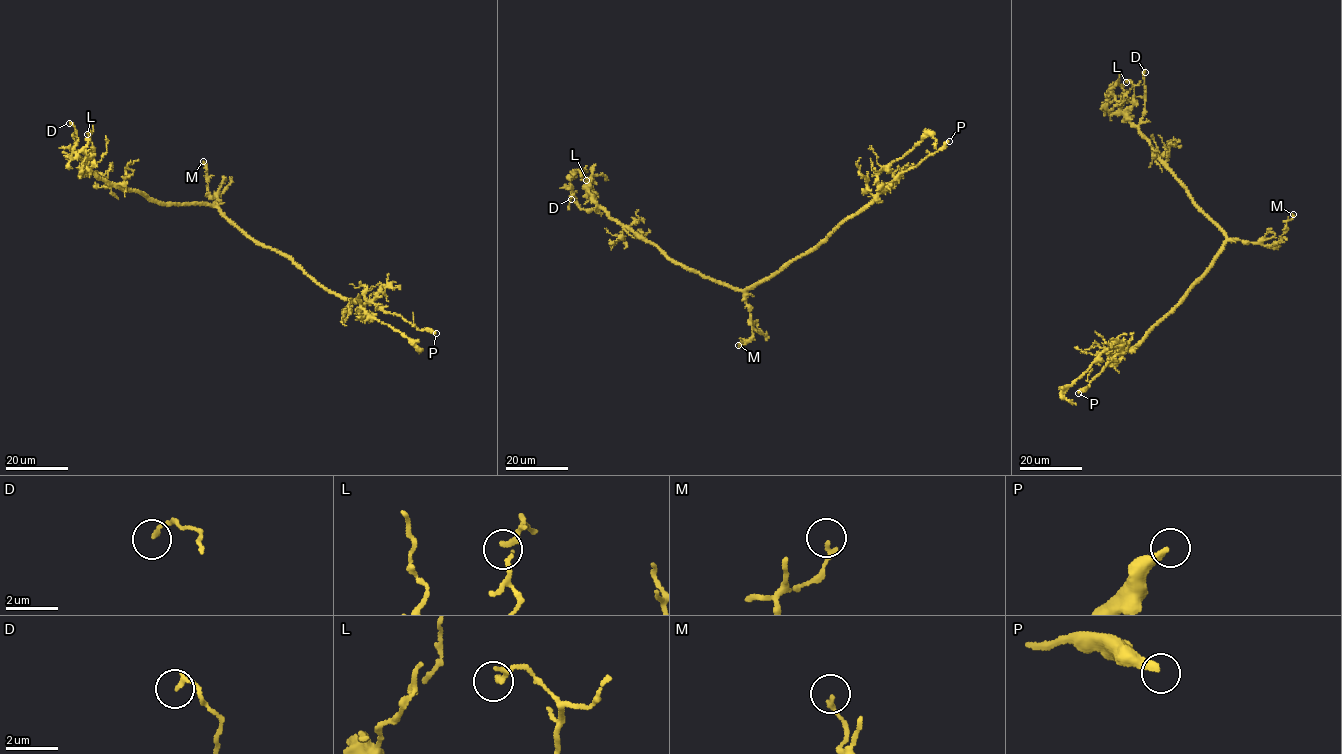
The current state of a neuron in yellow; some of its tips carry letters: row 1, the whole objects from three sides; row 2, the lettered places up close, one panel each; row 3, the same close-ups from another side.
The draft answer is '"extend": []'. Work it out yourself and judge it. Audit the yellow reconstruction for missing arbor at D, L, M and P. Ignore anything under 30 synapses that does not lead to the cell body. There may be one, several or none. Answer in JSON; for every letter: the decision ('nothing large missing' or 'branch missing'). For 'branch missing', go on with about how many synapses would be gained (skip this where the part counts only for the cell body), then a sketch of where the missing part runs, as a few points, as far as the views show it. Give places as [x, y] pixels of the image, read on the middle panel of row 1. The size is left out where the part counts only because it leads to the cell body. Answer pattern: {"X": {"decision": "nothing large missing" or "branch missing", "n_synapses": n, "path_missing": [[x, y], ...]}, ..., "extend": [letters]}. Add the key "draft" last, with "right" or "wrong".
{"D": {"decision": "nothing large missing"}, "L": {"decision": "nothing large missing"}, "M": {"decision": "nothing large missing"}, "P": {"decision": "branch missing"}, "extend": ["P"], "draft": "wrong"}

